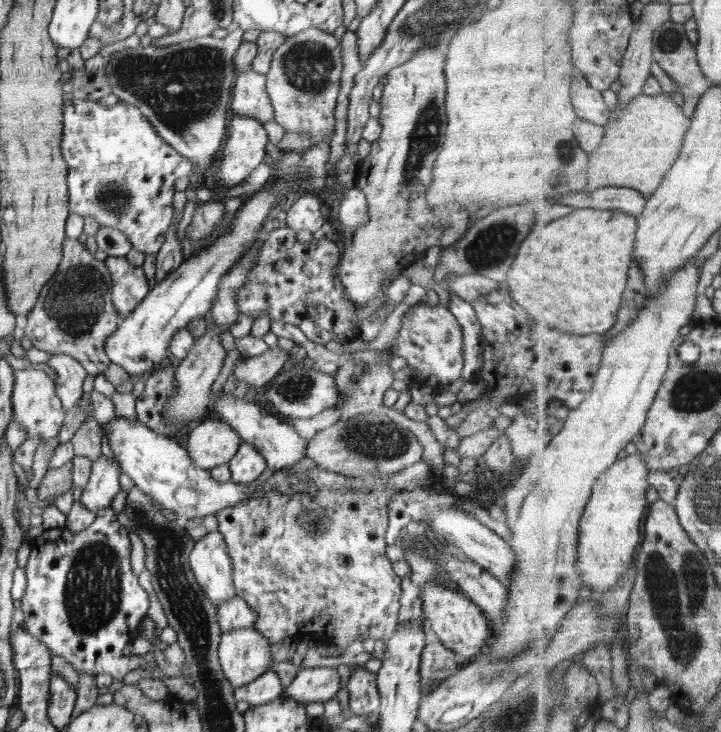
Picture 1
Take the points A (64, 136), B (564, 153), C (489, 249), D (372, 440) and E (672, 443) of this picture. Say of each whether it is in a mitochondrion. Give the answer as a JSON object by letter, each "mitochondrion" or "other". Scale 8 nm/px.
{"A":"other","B":"mitochondrion","C":"mitochondrion","D":"mitochondrion","E":"other"}

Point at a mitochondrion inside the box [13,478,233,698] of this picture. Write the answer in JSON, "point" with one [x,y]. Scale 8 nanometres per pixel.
{"point":[93,597]}

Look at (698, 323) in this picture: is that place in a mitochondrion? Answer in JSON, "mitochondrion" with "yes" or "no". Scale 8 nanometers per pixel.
{"mitochondrion":"no"}

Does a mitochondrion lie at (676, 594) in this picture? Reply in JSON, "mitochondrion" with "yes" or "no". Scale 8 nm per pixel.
{"mitochondrion":"yes"}

